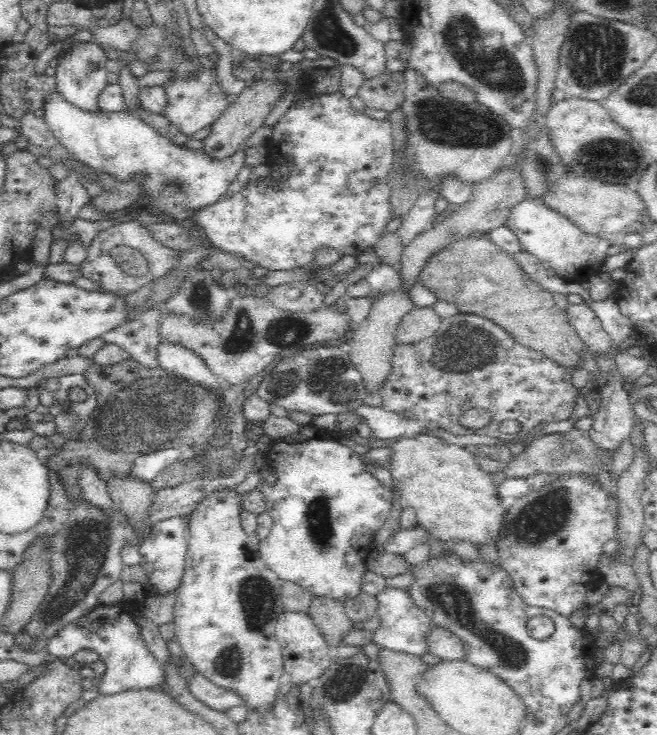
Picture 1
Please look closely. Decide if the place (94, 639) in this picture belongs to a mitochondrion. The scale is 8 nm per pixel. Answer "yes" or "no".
no

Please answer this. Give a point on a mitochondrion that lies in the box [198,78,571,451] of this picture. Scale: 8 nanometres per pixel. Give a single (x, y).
(441, 122)

